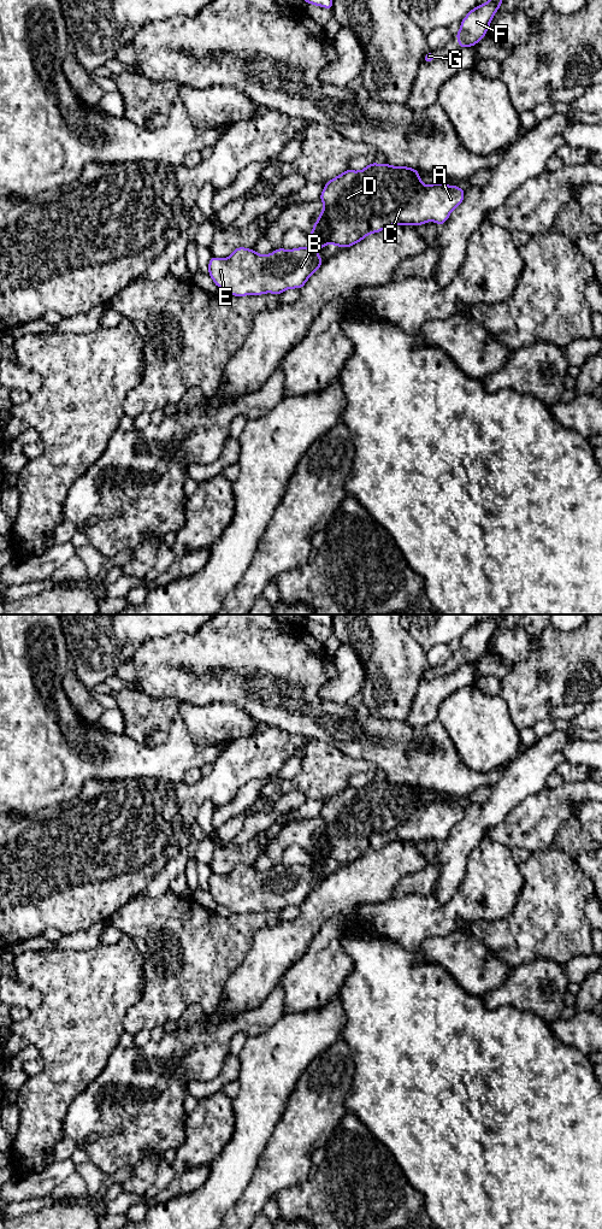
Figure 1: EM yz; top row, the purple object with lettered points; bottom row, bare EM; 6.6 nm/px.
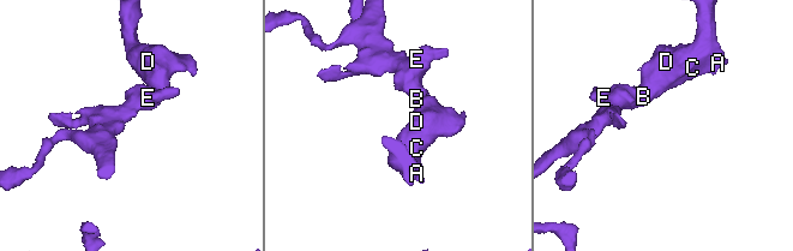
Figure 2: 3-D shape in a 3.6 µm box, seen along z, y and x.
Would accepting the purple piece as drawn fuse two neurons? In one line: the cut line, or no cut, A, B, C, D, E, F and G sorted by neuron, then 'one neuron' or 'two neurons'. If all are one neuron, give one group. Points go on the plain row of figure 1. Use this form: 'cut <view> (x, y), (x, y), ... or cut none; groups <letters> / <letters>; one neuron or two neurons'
cut none; groups A B C D E F G; one neuron

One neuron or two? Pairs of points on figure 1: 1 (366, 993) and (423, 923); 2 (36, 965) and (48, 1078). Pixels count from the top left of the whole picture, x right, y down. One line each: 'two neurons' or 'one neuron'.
1: two neurons
2: one neuron

